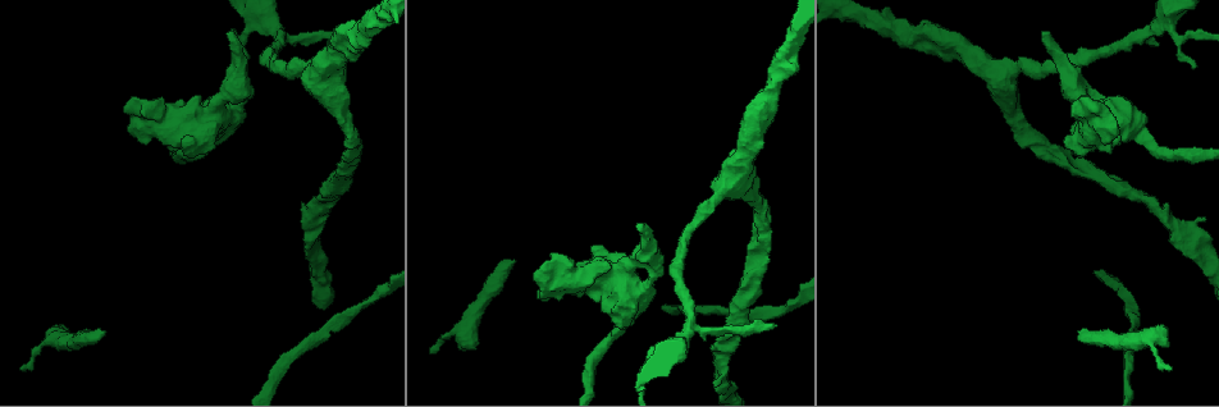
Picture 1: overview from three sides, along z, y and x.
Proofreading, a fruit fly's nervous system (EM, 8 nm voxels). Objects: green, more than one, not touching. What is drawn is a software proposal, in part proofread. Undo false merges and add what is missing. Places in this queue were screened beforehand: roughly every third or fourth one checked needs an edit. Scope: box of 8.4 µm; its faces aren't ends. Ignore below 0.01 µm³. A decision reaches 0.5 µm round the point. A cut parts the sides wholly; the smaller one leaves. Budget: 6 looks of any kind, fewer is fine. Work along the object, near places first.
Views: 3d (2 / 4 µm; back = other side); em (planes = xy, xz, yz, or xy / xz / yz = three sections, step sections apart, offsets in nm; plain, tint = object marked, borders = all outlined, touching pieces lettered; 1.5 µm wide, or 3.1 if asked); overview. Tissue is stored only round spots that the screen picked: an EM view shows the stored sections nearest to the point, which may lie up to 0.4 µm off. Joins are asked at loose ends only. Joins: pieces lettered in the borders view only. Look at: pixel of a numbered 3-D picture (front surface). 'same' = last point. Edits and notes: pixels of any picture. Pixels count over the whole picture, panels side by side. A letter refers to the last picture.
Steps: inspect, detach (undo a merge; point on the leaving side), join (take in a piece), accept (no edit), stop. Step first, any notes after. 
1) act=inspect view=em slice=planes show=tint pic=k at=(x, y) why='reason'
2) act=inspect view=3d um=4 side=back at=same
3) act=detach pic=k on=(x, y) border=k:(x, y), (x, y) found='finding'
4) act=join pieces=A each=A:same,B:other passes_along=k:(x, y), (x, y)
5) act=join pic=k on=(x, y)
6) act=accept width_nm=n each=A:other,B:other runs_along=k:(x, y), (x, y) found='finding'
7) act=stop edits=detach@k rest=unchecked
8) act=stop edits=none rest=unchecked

act=inspect view=em slice=yz step=4 show=borders pic=1 at=(776, 325) why='branch stops here'

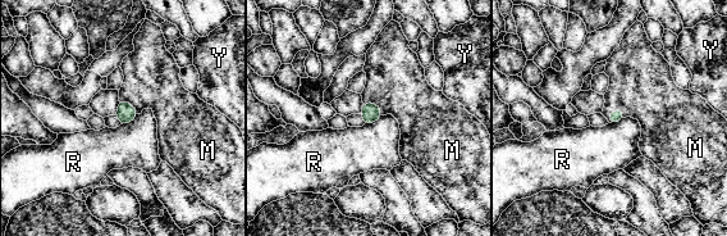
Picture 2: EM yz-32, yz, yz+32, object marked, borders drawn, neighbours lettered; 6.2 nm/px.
act=inspect view=em slice=planes show=borders at=same

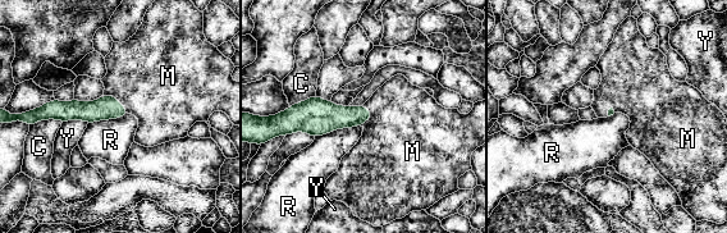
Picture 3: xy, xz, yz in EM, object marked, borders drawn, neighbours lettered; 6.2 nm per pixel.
act=join pieces=M longest_contact=R:300nm each=C:other,M:same,R:other,Y:other found='it goes on there'

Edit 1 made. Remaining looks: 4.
act=inspect view=em slice=xy step=4 show=borders pic=1 at=(232, 31) why='branch stops here'

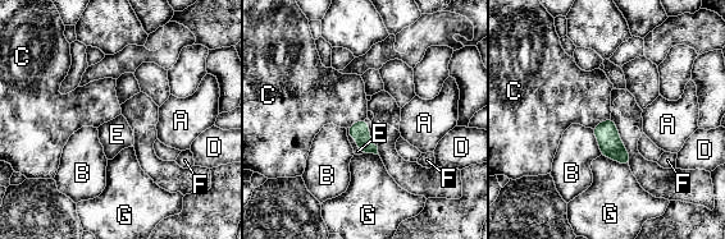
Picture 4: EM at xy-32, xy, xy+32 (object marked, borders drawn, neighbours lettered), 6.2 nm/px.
act=join pieces=E longest_contact=G:190nm each=A:other,B:other,C:other,D:other,E:same,F:other,G:other found='it goes on there'

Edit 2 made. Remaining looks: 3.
act=stop edits=join@3,join@4 rest=unchecked

